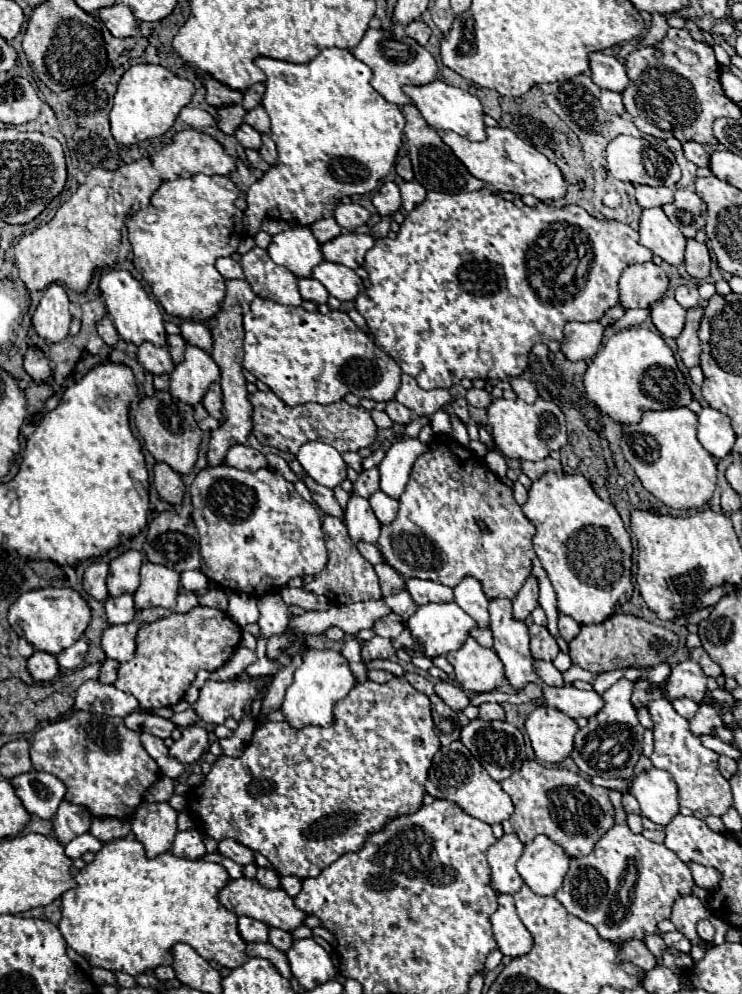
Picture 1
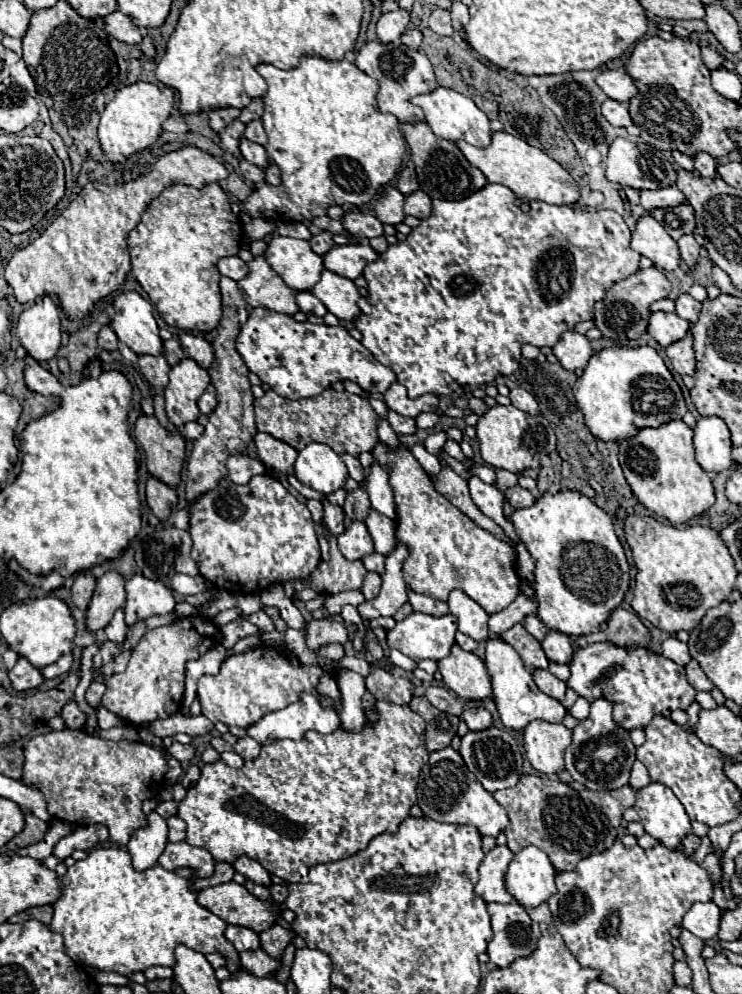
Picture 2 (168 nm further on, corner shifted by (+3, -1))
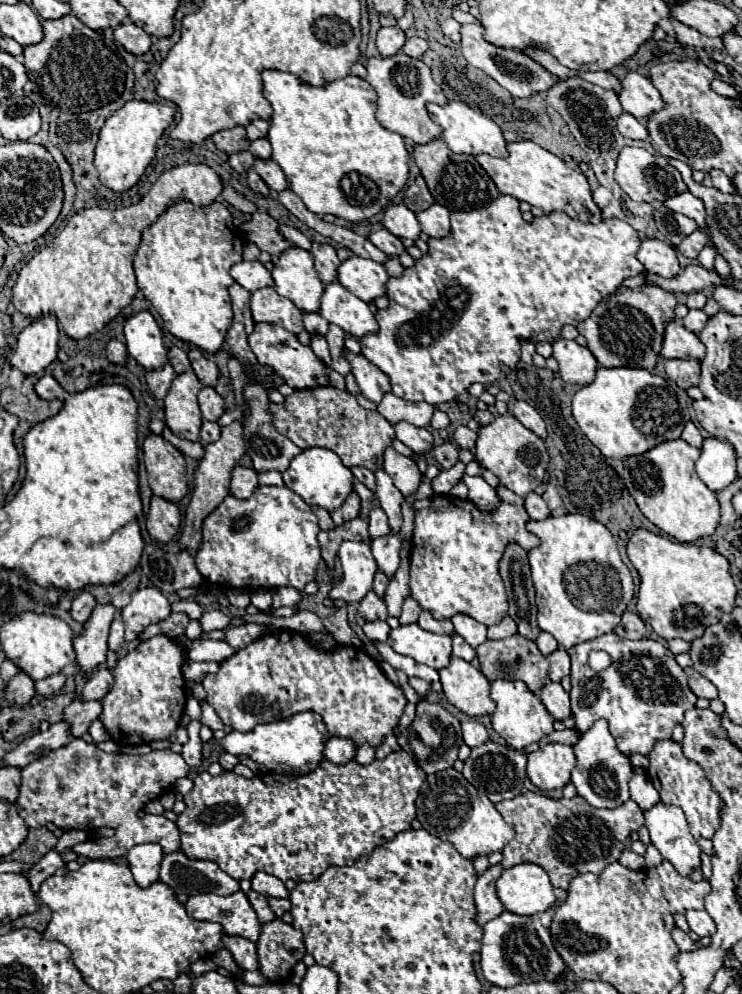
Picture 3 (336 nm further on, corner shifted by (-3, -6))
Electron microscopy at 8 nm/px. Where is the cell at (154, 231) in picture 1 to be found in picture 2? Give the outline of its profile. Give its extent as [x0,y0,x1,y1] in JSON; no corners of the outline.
[128,183,242,331]

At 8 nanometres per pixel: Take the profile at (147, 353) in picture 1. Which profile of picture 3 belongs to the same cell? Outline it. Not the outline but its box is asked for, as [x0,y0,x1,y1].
[146,364,176,400]

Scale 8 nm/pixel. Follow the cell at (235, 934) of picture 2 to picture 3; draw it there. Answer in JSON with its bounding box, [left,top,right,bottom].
[222,936,258,970]

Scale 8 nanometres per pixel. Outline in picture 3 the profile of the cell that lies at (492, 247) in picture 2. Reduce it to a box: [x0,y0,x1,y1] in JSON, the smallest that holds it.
[360,196,644,406]

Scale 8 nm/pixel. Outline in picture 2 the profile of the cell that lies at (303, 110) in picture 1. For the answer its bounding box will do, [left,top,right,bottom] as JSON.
[244,55,406,221]

